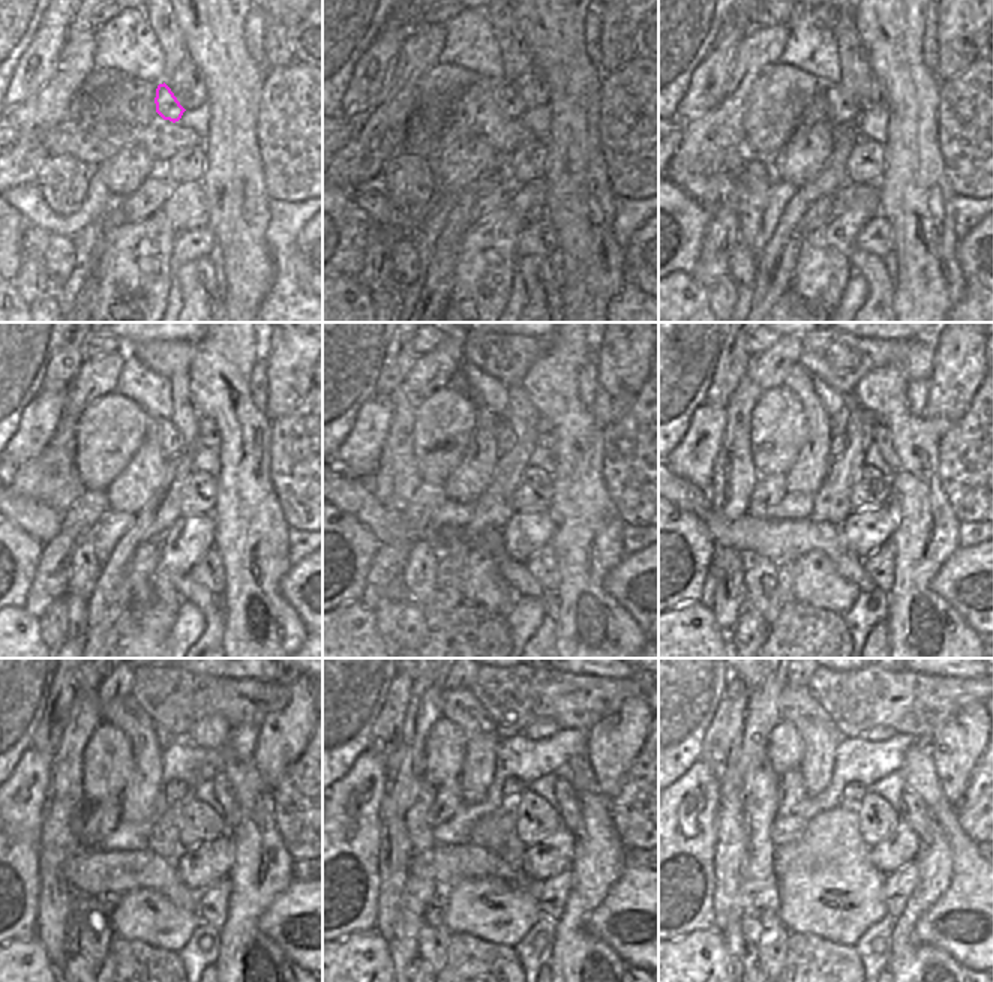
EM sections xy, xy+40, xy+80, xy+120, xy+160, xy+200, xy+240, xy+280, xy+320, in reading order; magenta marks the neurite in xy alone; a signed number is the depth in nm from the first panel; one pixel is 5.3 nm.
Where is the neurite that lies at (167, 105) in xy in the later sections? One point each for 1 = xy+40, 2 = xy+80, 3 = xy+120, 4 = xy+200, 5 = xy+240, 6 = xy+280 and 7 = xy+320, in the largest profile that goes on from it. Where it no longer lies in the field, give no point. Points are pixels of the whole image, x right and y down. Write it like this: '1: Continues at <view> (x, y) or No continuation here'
1: Continues at xy+40 (506, 98)
2: Continues at xy+80 (842, 108)
3: Continues at xy+120 (168, 435)
4: Continues at xy+200 (839, 444)
5: Continues at xy+240 (176, 789)
6: Continues at xy+280 (513, 789)
7: Continues at xy+320 (852, 795)

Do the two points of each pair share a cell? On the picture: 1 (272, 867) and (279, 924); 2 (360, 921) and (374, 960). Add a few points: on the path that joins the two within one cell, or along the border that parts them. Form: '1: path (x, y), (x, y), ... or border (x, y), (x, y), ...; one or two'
1: border (291, 882), (258, 919), (257, 927); two
2: border (374, 928), (353, 931), (338, 939); two

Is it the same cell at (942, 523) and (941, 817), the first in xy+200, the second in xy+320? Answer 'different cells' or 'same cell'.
different cells

